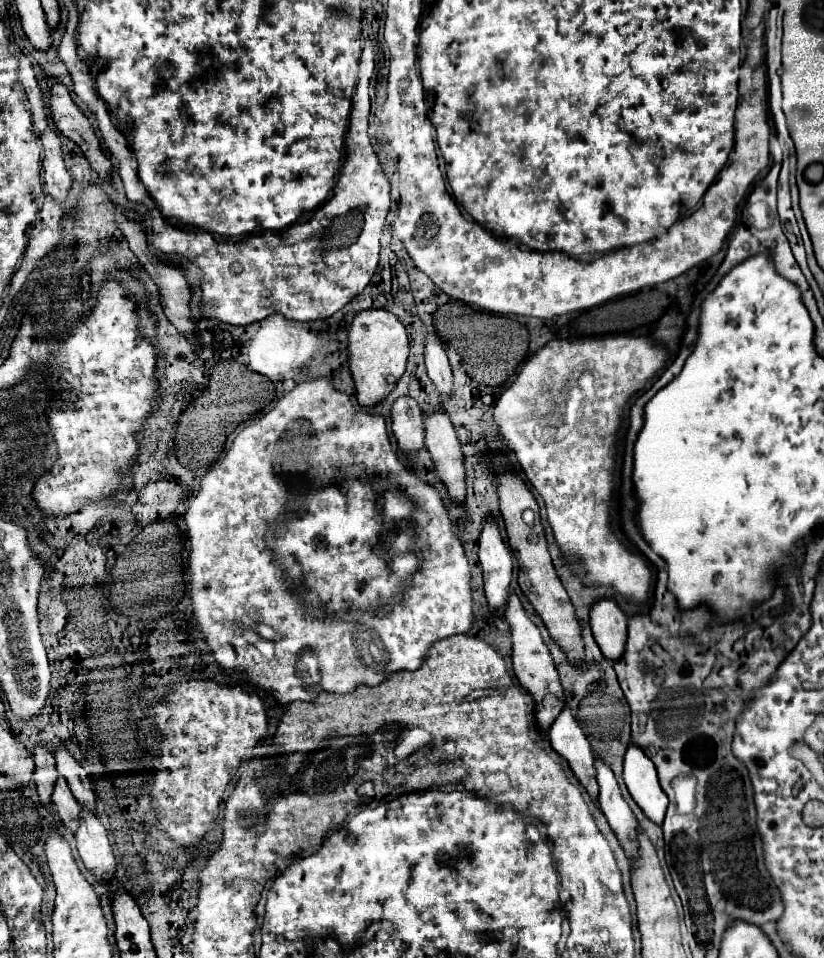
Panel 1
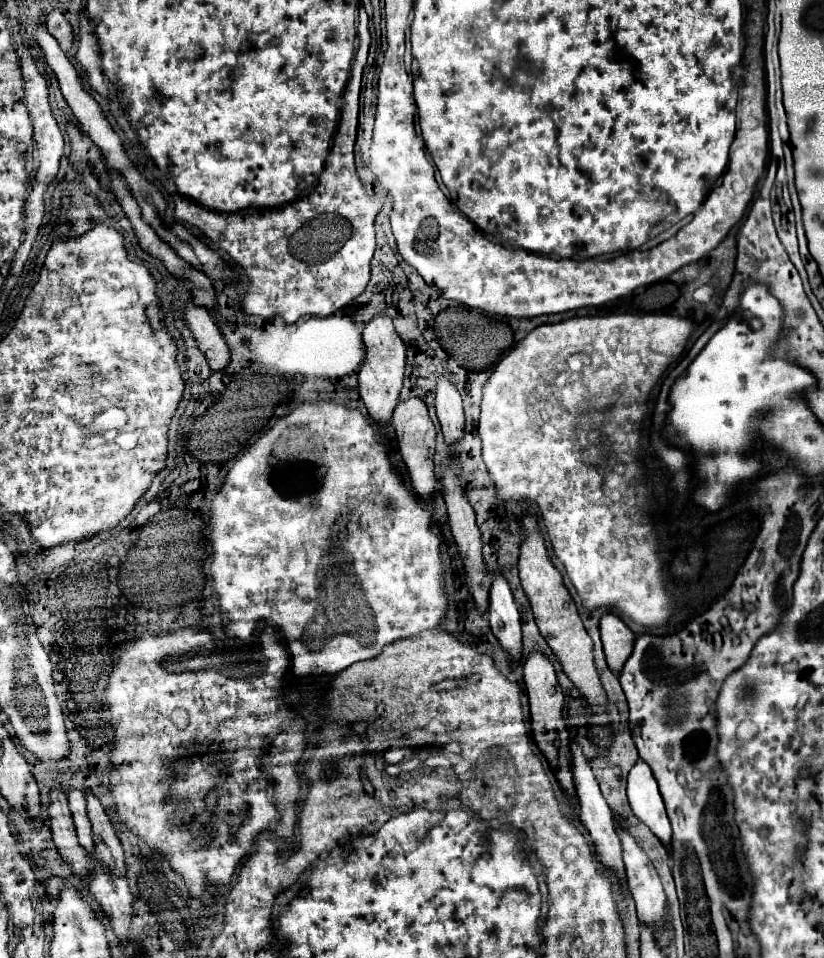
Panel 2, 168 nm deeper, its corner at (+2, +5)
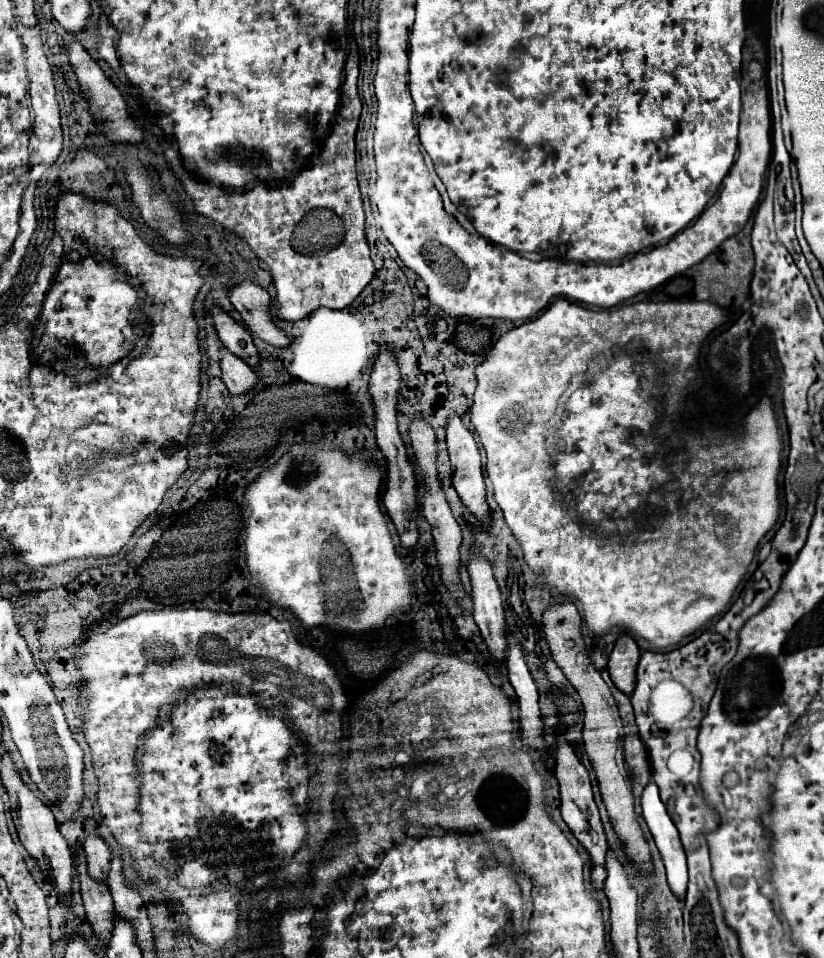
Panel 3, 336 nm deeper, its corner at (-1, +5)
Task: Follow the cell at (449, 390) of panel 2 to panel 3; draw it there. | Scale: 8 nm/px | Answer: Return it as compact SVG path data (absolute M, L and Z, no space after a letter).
M452 413L450 415L450 423L446 429L446 443L448 443L448 455L450 455L450 463L452 463L452 485L460 497L460 501L468 507L468 511L482 523L482 525L490 525L492 515L490 515L490 507L486 503L486 485L484 485L484 475L482 475L482 461L480 461L480 453L476 447L476 441L472 437L472 433L466 429L466 425L462 423L462 417Z

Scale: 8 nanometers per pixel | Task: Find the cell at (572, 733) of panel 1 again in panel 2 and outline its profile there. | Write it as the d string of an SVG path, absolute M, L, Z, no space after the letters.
M571 739L569 743L569 751L571 751L571 773L573 773L573 781L575 781L575 791L579 797L579 805L581 805L581 823L589 829L593 841L595 841L595 849L597 849L597 859L605 865L617 871L617 875L625 881L625 869L623 869L623 861L621 861L621 845L619 845L619 837L615 833L615 827L611 825L613 821L613 813L605 801L605 797L601 795L599 783L591 771L591 765L583 753L583 749L579 747L579 743L575 739Z

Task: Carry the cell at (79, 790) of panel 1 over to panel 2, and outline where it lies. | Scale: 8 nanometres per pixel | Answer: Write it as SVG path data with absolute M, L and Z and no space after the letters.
M85 791L85 799L87 799L87 815L89 815L89 821L93 827L95 853L99 857L99 861L103 861L103 865L111 865L111 869L115 869L115 873L125 875L123 847L115 835L115 829L107 817L103 805L91 791Z

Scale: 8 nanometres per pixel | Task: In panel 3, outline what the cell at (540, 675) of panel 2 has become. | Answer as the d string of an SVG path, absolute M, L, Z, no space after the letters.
M560 741L558 749L556 749L556 767L554 767L554 775L560 783L560 811L562 811L562 819L566 821L566 825L570 827L570 831L574 833L574 837L580 841L580 845L588 851L590 855L590 863L592 863L592 883L596 889L604 889L604 881L606 881L606 853L608 853L608 843L606 843L606 835L600 823L600 815L598 815L598 807L594 803L592 797L592 787L590 787L590 777L584 769L584 765L578 761L574 749L566 743Z

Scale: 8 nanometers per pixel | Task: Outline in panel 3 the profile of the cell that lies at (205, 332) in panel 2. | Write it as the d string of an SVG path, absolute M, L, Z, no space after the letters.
M222 347L222 381L232 395L244 395L256 387L258 377L242 359L230 355L226 347Z

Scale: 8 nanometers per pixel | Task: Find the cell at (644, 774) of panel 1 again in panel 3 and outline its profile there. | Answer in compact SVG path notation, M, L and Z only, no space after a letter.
M652 781L644 793L642 793L642 815L648 823L648 829L656 841L656 847L662 855L662 861L666 865L668 885L672 893L678 897L680 905L684 905L686 899L686 887L688 887L688 869L686 869L686 853L682 849L678 831L660 801L658 787Z

